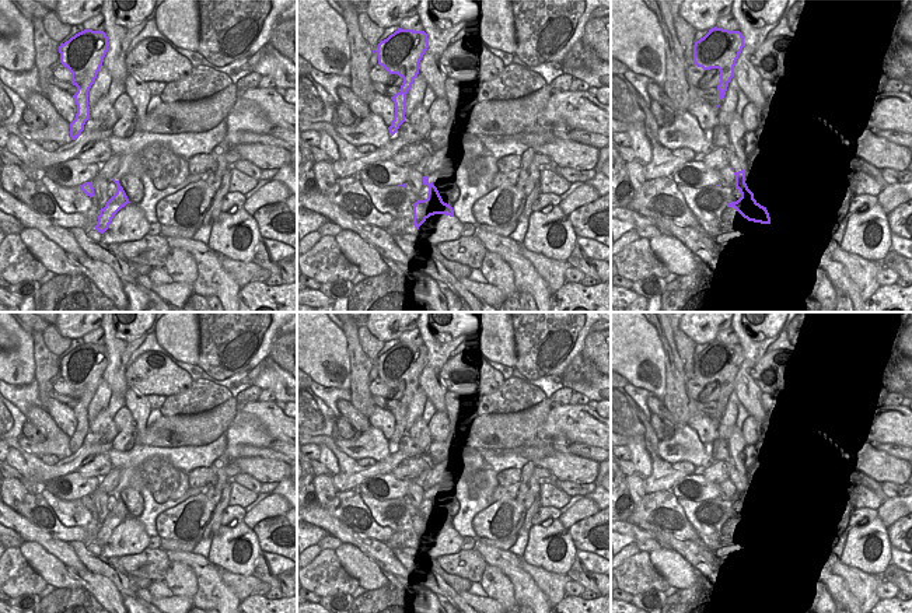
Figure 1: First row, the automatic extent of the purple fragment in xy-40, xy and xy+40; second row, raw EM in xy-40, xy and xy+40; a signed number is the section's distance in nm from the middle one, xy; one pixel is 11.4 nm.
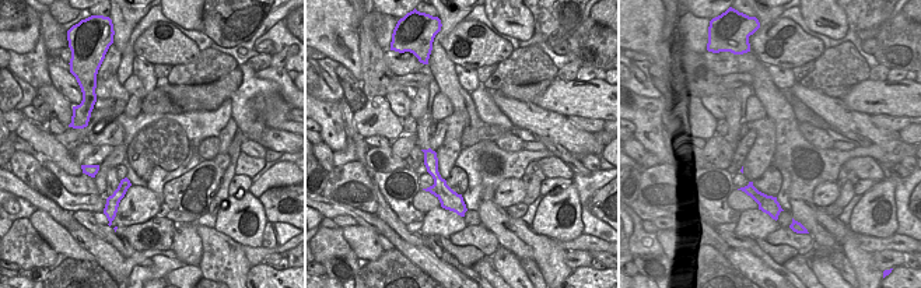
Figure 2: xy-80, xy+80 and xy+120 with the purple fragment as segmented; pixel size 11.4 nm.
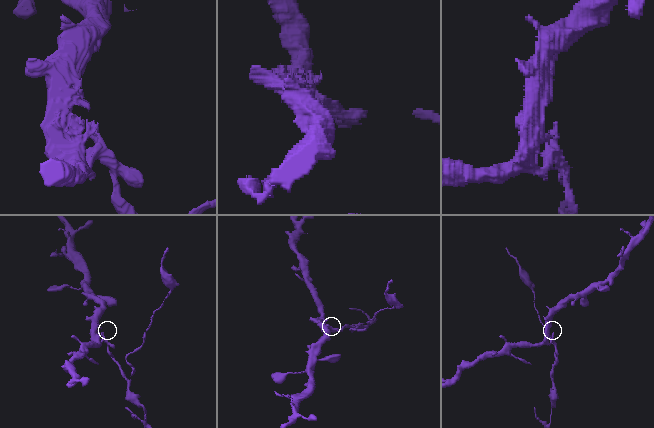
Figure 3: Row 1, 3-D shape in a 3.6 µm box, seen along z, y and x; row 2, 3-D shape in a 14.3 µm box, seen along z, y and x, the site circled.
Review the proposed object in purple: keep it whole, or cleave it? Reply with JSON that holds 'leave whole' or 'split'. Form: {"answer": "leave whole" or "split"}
{"answer": "split"}

